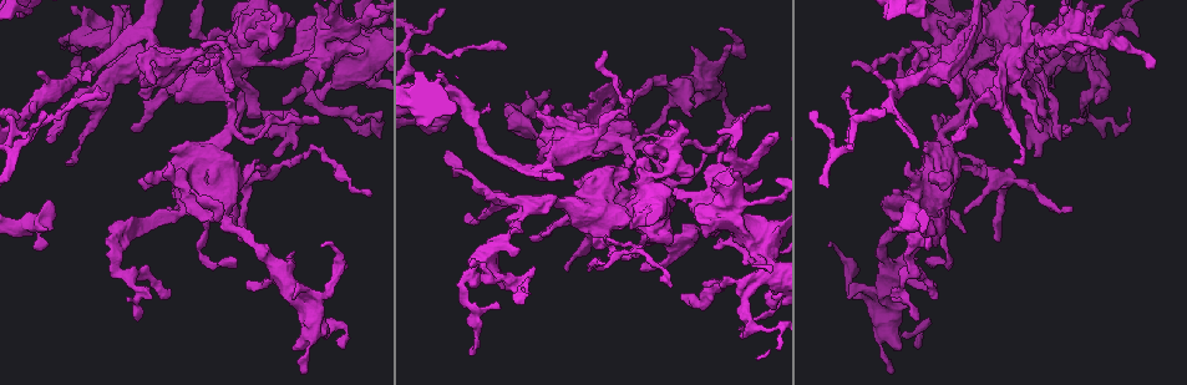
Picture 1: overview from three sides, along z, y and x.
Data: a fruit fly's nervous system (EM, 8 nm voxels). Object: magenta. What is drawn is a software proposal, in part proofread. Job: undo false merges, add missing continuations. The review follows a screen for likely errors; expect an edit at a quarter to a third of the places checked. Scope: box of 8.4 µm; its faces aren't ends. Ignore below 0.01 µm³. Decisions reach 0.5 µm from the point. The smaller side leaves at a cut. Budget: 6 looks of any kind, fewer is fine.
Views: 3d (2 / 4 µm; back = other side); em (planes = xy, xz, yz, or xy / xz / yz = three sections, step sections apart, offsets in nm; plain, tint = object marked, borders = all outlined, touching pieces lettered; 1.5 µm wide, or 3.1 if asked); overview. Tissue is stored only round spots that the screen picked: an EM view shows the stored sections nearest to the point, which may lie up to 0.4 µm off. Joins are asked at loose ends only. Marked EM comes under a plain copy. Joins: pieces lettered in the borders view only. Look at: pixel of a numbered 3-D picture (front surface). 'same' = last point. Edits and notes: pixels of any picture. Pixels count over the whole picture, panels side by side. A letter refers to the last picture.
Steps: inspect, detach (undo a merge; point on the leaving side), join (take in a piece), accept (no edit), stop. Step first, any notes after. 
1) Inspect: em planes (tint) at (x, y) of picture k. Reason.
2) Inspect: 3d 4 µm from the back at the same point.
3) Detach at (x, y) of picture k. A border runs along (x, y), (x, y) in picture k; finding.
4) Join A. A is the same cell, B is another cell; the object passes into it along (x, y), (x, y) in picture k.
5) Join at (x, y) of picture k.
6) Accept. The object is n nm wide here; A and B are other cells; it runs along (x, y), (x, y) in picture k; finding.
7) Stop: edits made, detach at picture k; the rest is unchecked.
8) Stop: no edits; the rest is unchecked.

Inspect: em xz step 8 (tint) at (91, 78) of picture 1. An open end.

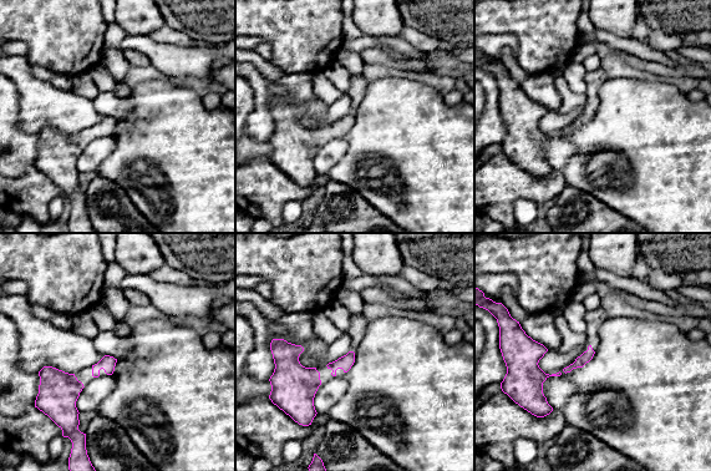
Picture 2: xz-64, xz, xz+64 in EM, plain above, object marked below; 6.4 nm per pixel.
Inspect: em xz step 8 (borders) at the same point.

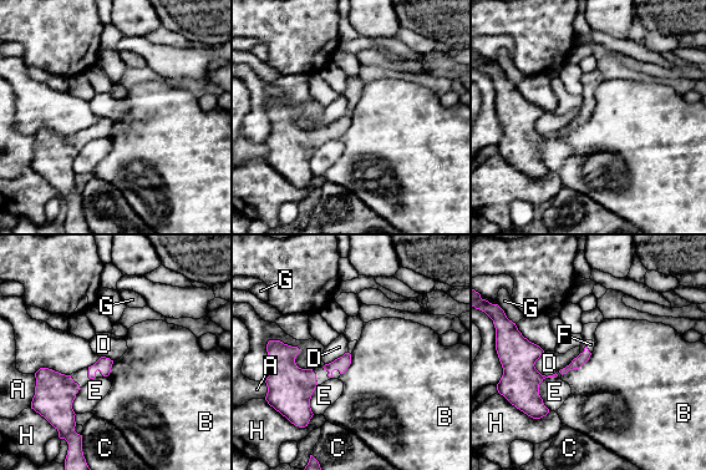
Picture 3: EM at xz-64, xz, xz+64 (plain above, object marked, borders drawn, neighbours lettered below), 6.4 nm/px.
Join F. F is the same cell, A, B, C, D, E, G and H are other cells; the object passes into it along (582, 358), (584, 348), (590, 344) in picture 3; the neuron continues.

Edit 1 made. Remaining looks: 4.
Inspect: em planes (borders) at (145, 34) of picture 1. Three-way junction.

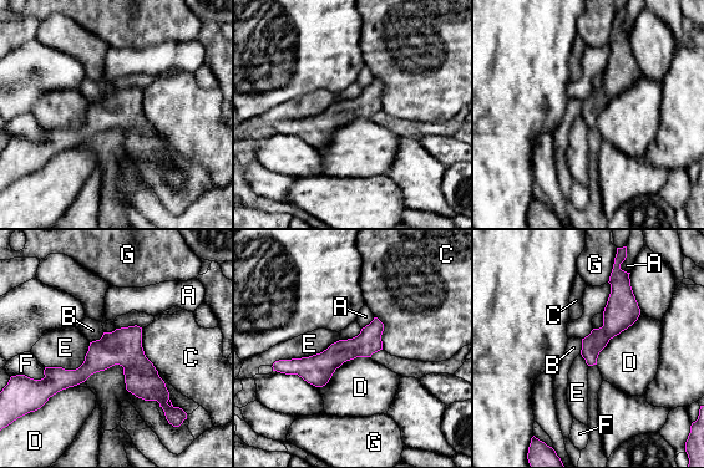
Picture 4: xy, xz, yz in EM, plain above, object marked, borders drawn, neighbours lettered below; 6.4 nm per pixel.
Accept. The object is 140 nm wide here; A, B, C, D, E, F and G are other cells; a border runs along (641, 314), (609, 340), (596, 364) in picture 4; one neuron here.

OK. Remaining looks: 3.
Inspect: em yz step 4 (tint) at (910, 282) of picture 1.

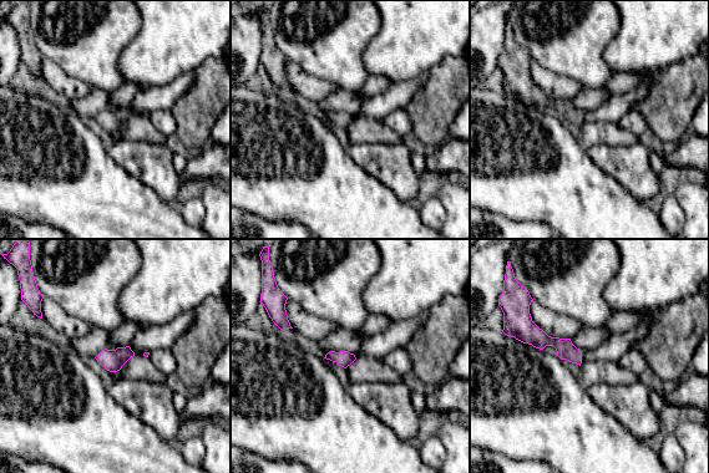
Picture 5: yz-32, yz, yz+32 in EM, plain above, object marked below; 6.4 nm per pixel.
Inspect: em planes (tint) at the same point. Another direction.

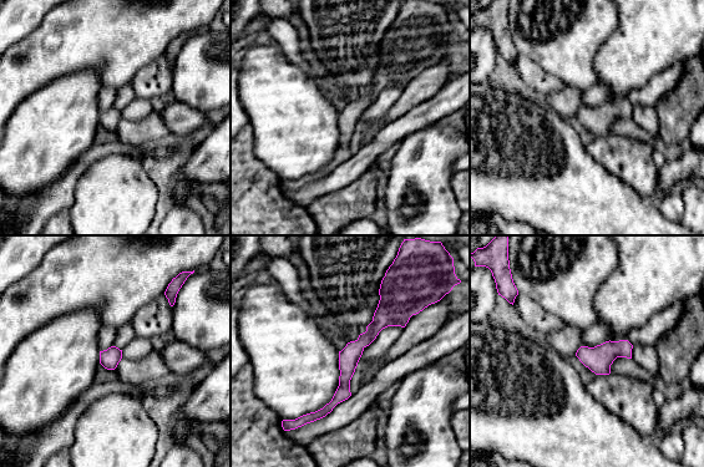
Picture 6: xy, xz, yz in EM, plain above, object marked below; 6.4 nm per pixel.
Inspect: em planes (borders) at the same point. See the neighbours.

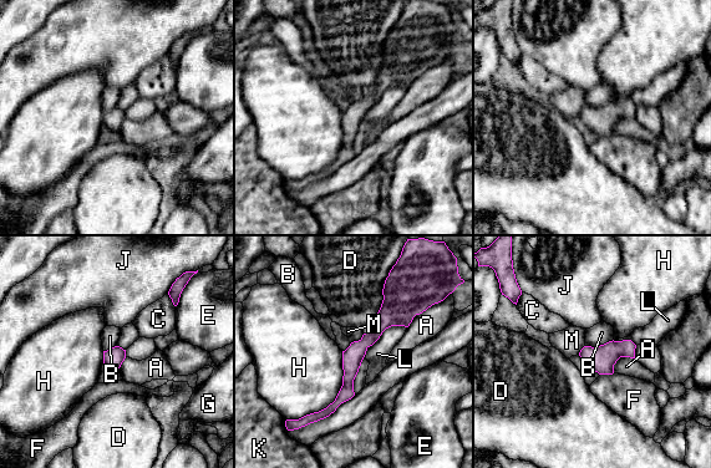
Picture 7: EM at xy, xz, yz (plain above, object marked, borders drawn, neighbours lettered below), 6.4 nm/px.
Accept. The object is 120 nm wide here; A, B, C, D, E, F, G, H, J, K, L and M are other cells; a border runs along (613, 339), (597, 346), (585, 346) in picture 7; all the same neuron.

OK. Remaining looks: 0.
Stop: edits made, join at picture 3; the rest is unchecked.

